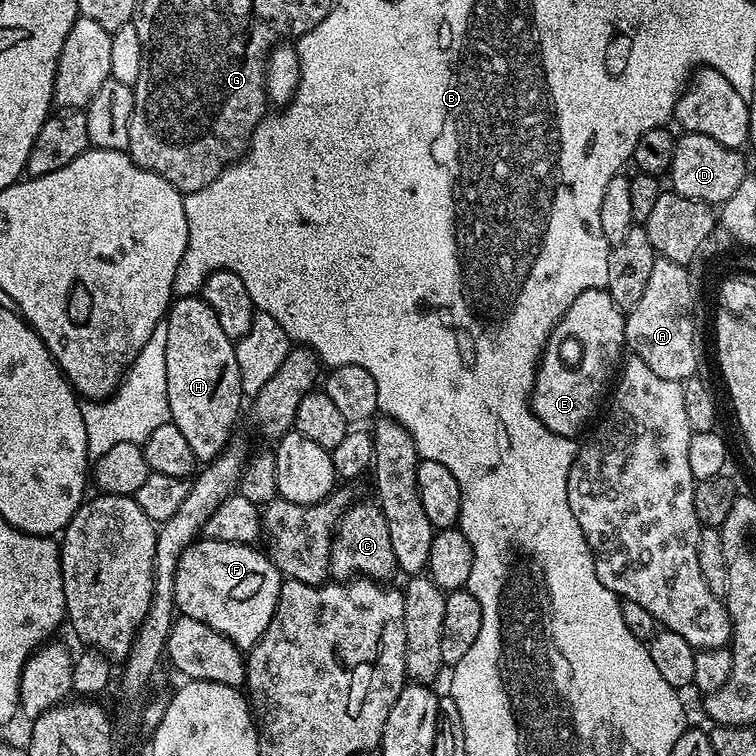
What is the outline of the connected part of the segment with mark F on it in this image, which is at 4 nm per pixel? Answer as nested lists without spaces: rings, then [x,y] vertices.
[[[197,538],[178,558],[178,570],[174,574],[174,598],[179,615],[198,618],[226,638],[230,638],[242,650],[250,650],[262,638],[266,626],[276,609],[280,597],[282,577],[272,565],[271,559],[259,547],[234,542],[218,542]]]

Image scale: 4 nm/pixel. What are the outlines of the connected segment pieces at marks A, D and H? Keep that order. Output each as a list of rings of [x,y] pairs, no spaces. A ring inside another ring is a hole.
[[[657,258],[646,291],[638,306],[634,306],[624,322],[624,342],[633,348],[635,359],[646,362],[654,374],[681,382],[697,375],[700,364],[700,348],[696,345],[696,320],[692,317],[693,281],[685,265]]]
[[[684,132],[676,136],[676,145],[674,146],[674,158],[670,162],[666,173],[666,179],[669,180],[671,191],[677,192],[682,198],[697,200],[709,206],[721,206],[727,202],[738,184],[750,173],[750,167],[744,161],[745,153],[735,148],[722,146],[722,142],[714,142],[706,134],[694,134],[693,132]]]
[[[203,295],[173,299],[168,309],[166,398],[170,398],[170,422],[182,430],[197,461],[214,460],[229,447],[242,400],[236,344],[218,326],[218,318]]]

